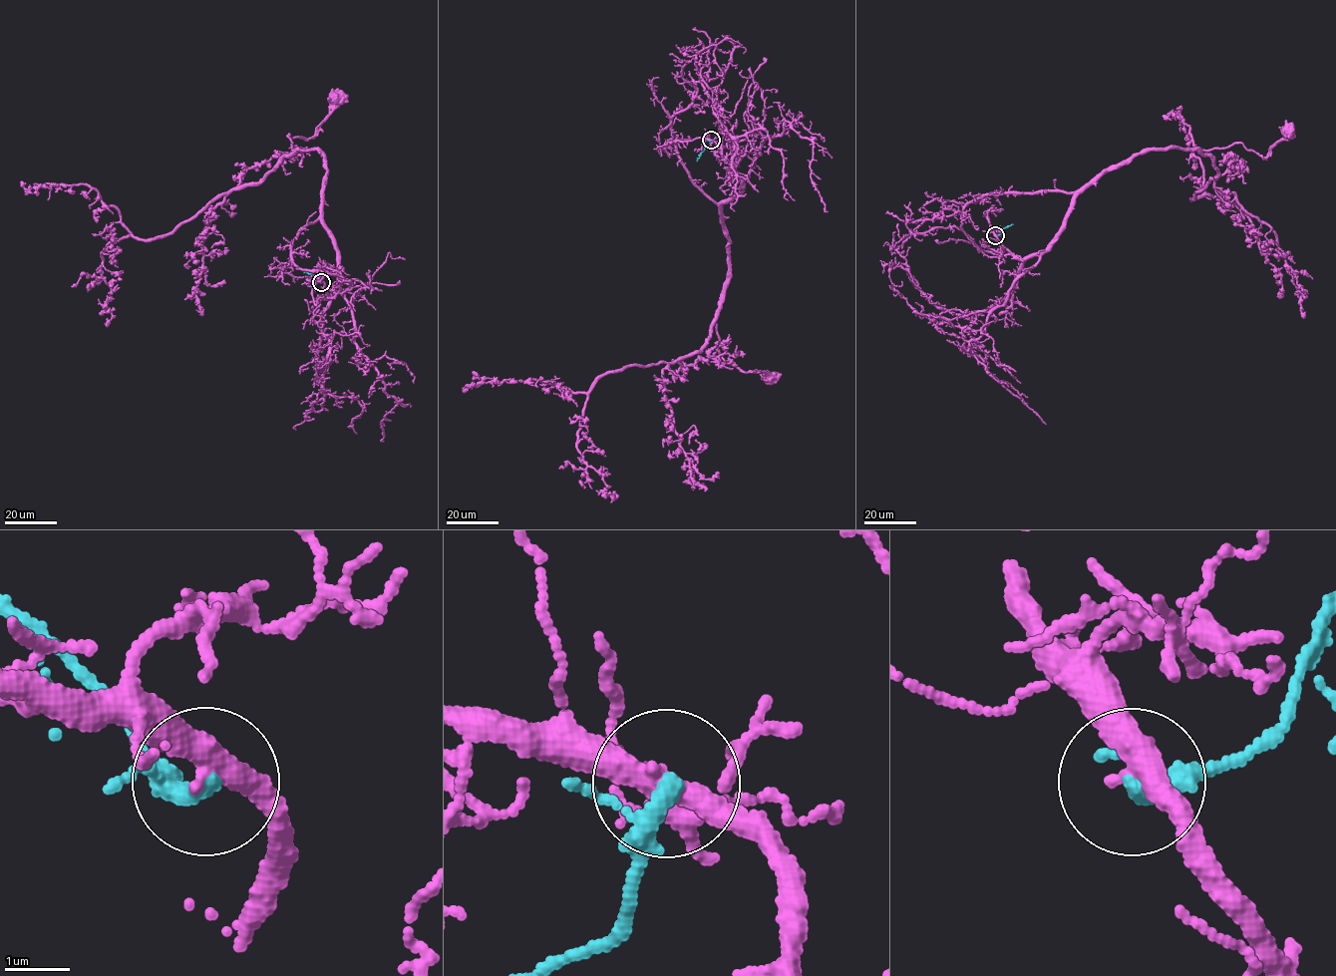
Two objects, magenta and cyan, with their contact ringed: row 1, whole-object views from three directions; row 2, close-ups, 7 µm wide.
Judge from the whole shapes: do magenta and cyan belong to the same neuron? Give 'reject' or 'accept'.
reject

